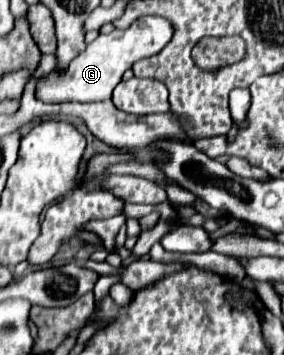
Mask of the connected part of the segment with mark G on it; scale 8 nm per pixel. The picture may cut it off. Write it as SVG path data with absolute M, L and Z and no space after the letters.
M159 16L137 18L127 30L113 30L111 34L97 36L83 54L79 54L65 70L53 70L35 80L35 96L41 102L97 102L109 100L113 88L123 78L125 70L137 60L153 56L163 50L171 40L173 26Z

